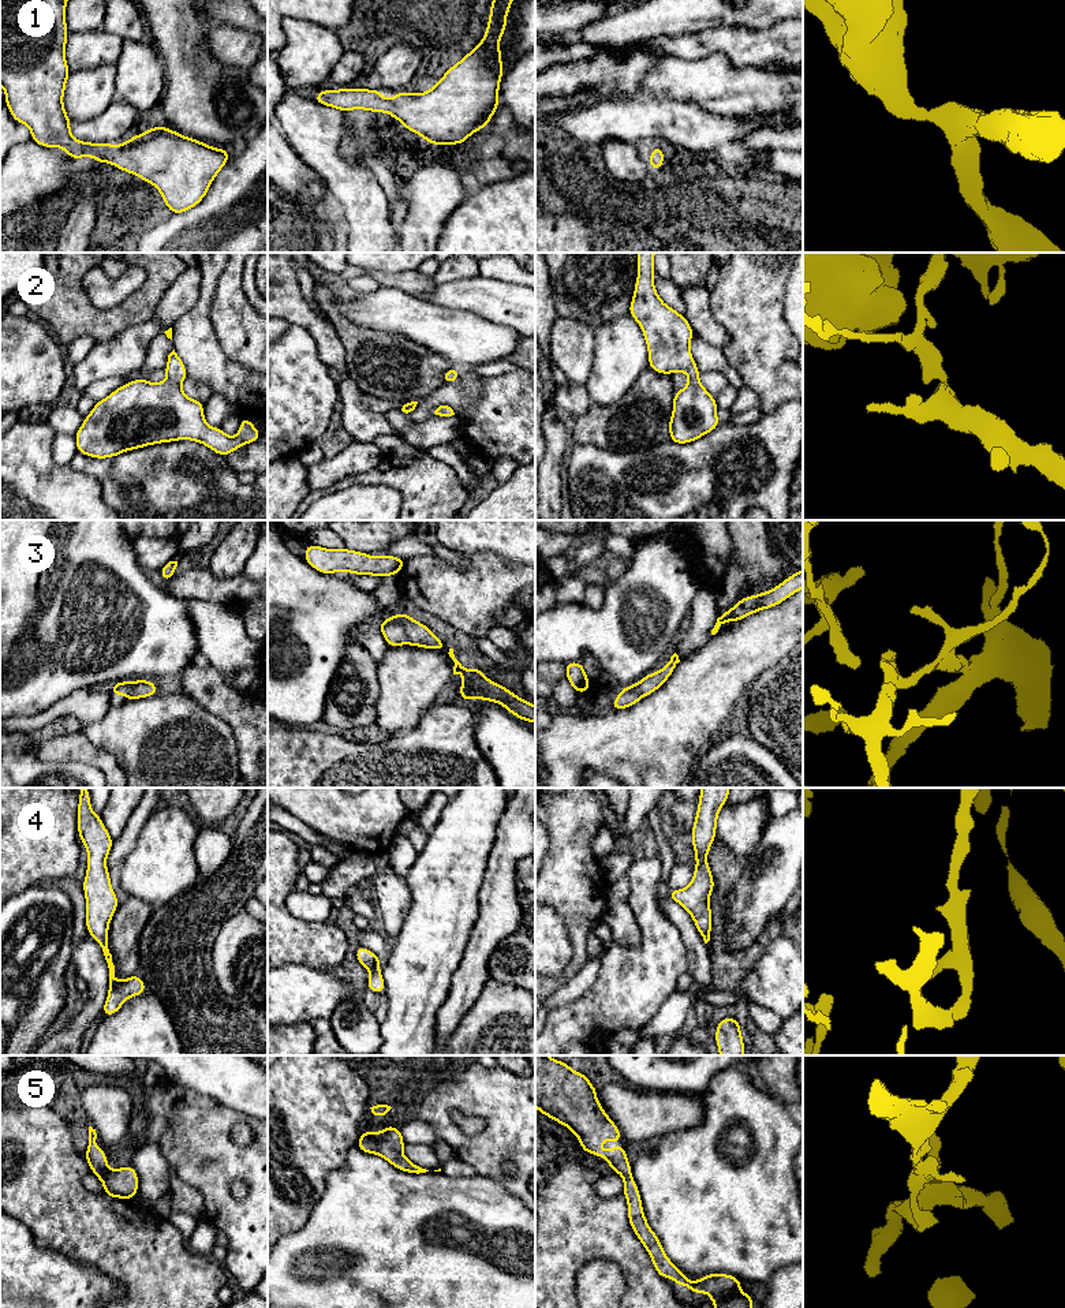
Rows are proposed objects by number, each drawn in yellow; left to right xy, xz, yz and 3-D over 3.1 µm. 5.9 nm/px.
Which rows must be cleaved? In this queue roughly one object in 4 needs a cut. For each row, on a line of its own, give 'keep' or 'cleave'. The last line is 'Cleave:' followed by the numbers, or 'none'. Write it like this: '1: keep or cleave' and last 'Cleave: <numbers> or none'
1: keep
2: keep
3: keep
4: keep
5: keep
Cleave: none

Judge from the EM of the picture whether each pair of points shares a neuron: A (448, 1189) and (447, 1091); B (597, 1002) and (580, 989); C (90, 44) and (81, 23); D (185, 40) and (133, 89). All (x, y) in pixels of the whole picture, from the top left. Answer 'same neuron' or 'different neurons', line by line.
A: different neurons
B: different neurons
C: different neurons
D: different neurons

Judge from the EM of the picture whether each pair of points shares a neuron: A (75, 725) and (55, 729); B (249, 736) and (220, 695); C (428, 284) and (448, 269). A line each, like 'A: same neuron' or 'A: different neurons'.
A: same neuron
B: same neuron
C: different neurons

